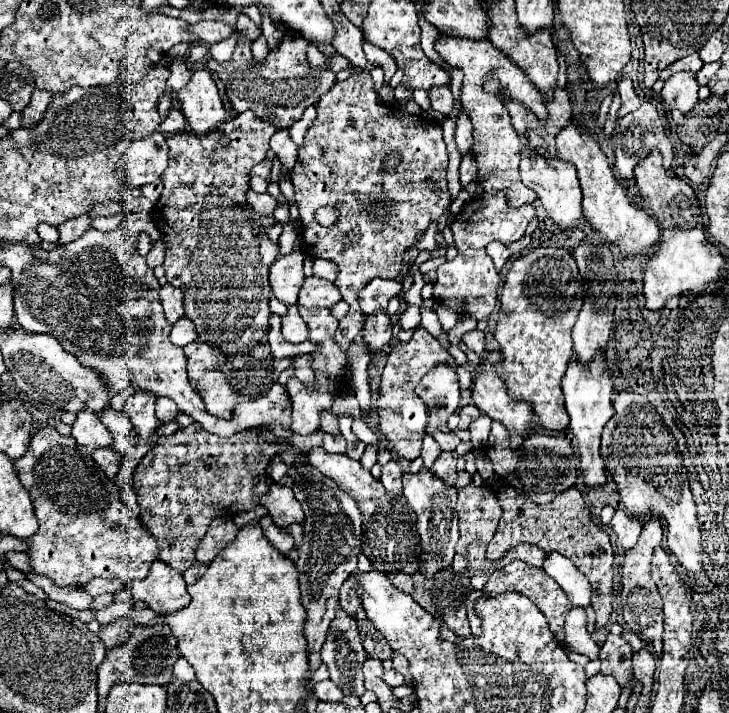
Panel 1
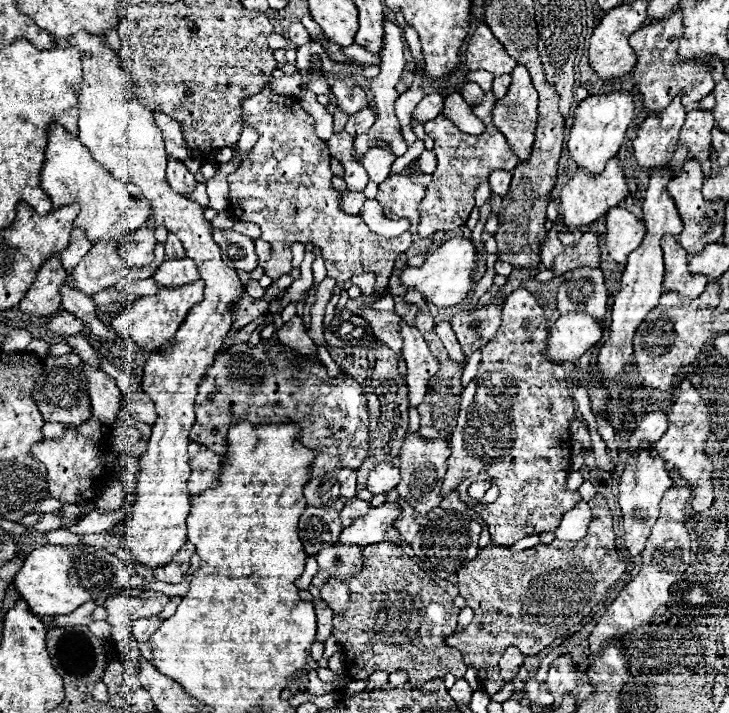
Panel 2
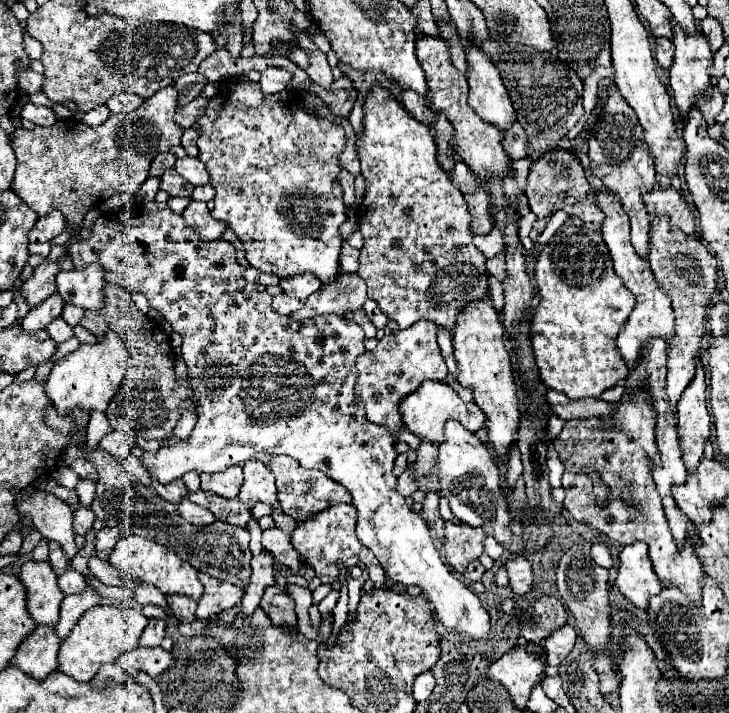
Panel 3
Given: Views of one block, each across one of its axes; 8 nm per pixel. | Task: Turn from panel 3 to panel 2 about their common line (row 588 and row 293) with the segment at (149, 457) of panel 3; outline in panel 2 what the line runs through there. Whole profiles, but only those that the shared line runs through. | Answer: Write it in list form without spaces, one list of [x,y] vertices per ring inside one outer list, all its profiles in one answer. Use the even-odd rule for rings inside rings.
[[[450,238],[442,246],[438,246],[434,252],[430,252],[430,256],[420,268],[406,266],[398,274],[406,288],[416,286],[422,292],[424,300],[430,300],[438,308],[448,308],[448,306],[462,304],[464,298],[468,298],[468,294],[472,292],[472,284],[474,284],[472,272],[478,262],[476,256],[478,256],[478,244],[474,240]]]

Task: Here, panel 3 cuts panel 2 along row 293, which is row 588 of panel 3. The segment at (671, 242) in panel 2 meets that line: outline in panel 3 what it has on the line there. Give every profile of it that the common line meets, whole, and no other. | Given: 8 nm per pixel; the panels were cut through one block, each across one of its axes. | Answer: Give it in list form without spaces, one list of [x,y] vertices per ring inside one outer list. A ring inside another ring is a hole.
[[[632,394],[628,400],[624,398],[616,410],[616,428],[612,432],[598,430],[598,418],[588,420],[568,420],[554,440],[556,452],[564,462],[566,470],[562,476],[562,488],[566,490],[564,508],[580,522],[586,522],[612,538],[614,542],[634,542],[642,540],[650,548],[650,560],[654,564],[654,572],[664,586],[676,586],[684,594],[696,594],[696,604],[702,600],[702,564],[694,552],[694,548],[686,548],[680,552],[674,544],[672,532],[668,528],[668,520],[654,486],[650,468],[652,462],[660,462],[660,454],[654,440],[654,422],[656,414],[648,404],[648,394]],[[594,466],[600,472],[600,478],[610,486],[610,502],[598,506],[592,494],[592,480],[586,476],[584,468]]]

